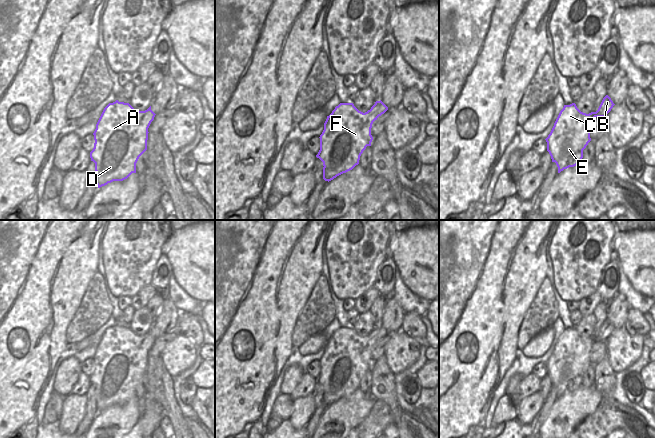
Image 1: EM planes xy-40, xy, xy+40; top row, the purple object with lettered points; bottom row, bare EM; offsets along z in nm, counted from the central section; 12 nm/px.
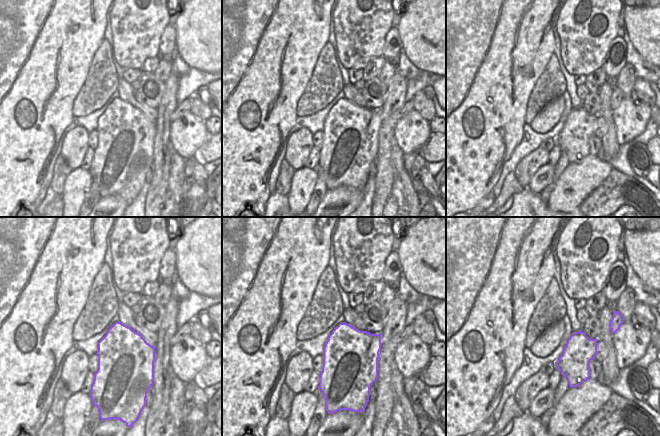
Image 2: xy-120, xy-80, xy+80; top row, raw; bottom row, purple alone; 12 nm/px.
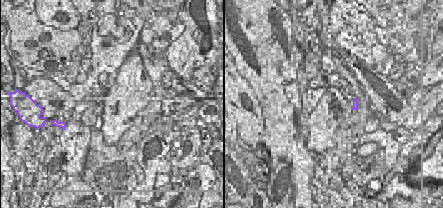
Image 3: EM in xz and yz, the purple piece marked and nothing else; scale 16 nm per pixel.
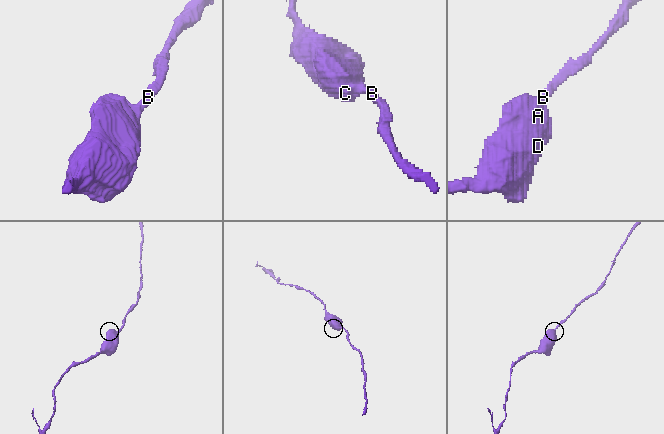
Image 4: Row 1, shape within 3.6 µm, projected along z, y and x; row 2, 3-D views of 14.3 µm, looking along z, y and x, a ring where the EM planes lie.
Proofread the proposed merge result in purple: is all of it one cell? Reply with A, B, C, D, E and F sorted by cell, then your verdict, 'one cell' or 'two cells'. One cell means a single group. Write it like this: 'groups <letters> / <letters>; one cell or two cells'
groups A B C D E F; one cell

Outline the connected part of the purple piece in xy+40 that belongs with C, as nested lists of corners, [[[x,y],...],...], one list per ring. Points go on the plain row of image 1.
[[[608,319],[603,322],[598,334],[589,338],[581,336],[575,327],[564,329],[550,358],[545,363],[547,366],[547,375],[551,380],[552,386],[556,387],[558,397],[569,391],[574,391],[582,386],[583,374],[591,365],[590,351],[592,344],[595,341],[605,341],[611,335],[614,329],[615,328]]]

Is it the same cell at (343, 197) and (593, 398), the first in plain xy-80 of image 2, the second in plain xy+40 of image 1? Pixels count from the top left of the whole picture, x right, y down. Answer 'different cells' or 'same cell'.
same cell

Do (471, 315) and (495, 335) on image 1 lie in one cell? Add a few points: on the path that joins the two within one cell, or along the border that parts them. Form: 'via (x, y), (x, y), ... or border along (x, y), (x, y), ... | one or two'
via (477, 321), (489, 335) | one

